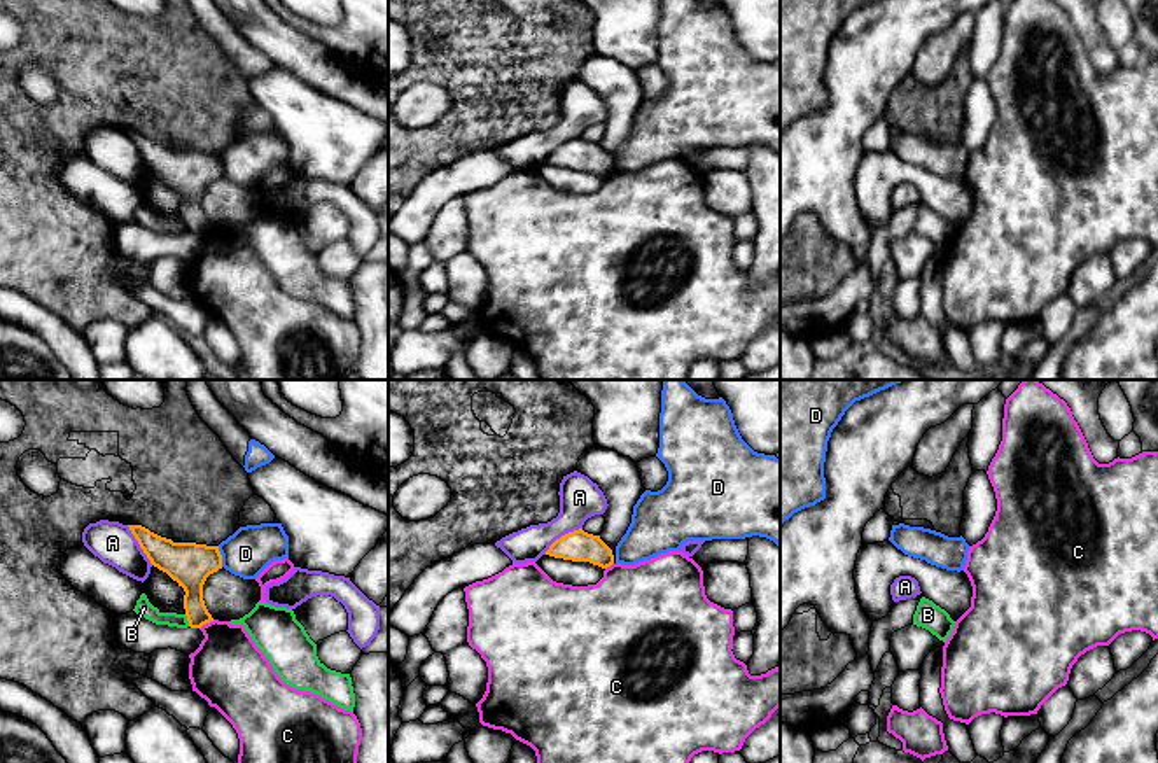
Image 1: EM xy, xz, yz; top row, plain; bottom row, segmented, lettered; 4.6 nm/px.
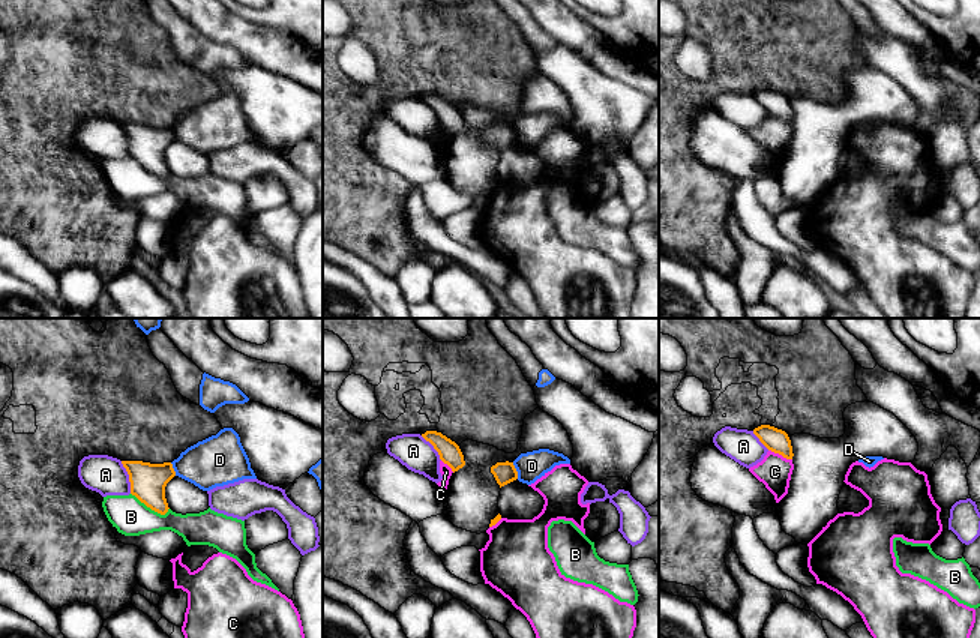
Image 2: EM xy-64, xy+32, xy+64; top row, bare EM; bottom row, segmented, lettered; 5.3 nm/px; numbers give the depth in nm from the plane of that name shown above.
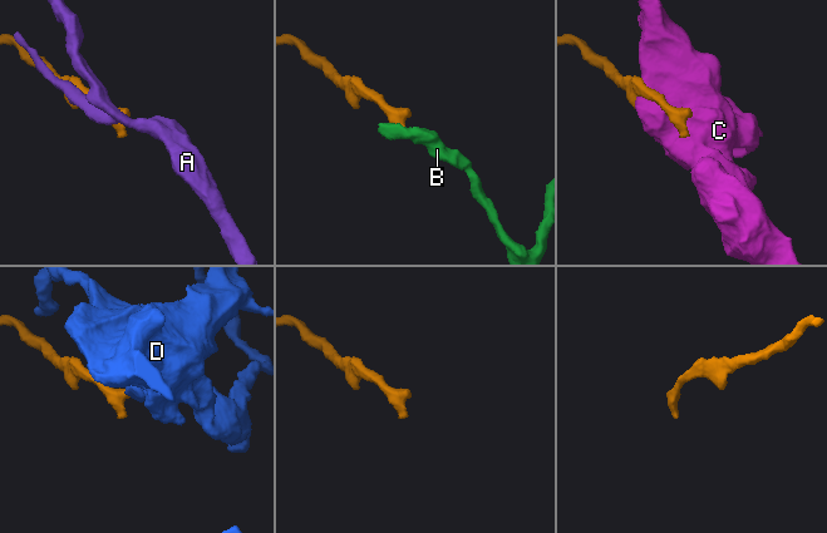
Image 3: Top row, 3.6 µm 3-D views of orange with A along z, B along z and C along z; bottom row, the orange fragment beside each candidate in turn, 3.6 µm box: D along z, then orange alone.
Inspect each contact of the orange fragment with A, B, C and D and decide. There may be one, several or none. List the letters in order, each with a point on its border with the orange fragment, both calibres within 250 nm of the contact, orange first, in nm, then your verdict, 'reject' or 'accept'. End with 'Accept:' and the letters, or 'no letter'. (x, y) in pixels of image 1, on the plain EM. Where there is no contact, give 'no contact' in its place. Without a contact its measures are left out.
A: contact xz (562, 144); calibres 140 and 190 nm; reject
B: contact xy (188, 228); calibres 190 and 80 nm; reject
C: contact xy (207, 230); calibres 160 and 340 nm; reject
D: contact xy (221, 165); calibres 200 and 220 nm; reject
Accept: no letter

